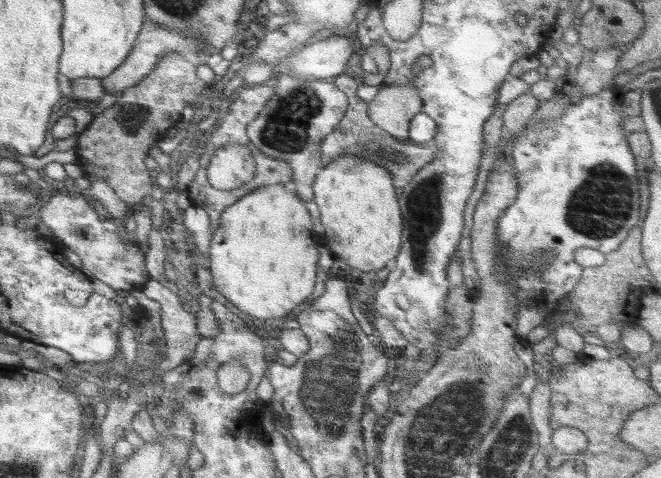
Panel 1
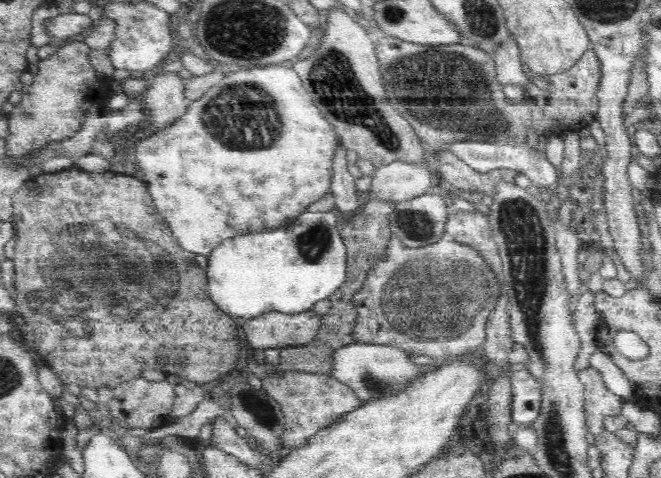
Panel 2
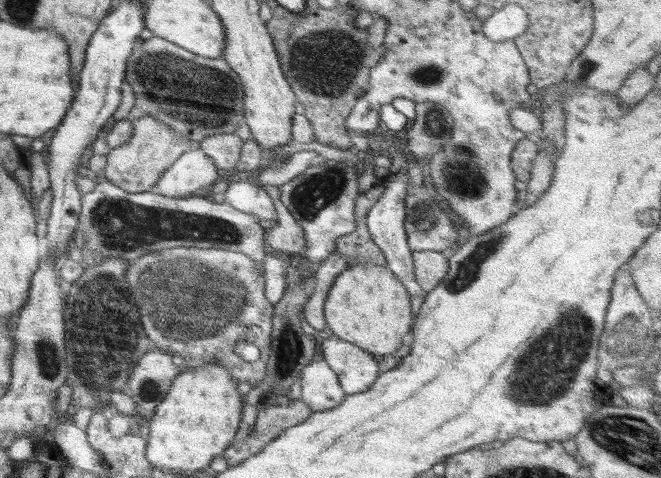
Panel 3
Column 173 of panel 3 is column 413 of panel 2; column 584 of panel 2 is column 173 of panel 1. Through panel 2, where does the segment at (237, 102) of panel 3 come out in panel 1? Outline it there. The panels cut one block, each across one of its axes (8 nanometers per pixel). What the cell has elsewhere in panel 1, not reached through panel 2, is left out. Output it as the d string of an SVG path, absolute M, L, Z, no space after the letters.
M166 53L138 84L127 88L112 106L104 109L98 117L93 117L86 130L79 134L78 145L74 149L77 150L78 164L85 176L90 180L96 178L106 180L116 197L128 206L148 200L155 187L152 183L154 173L146 167L144 159L147 158L152 144L158 144L165 138L168 130L182 120L182 110L204 92L205 86L206 83L196 76L194 62L176 53Z

